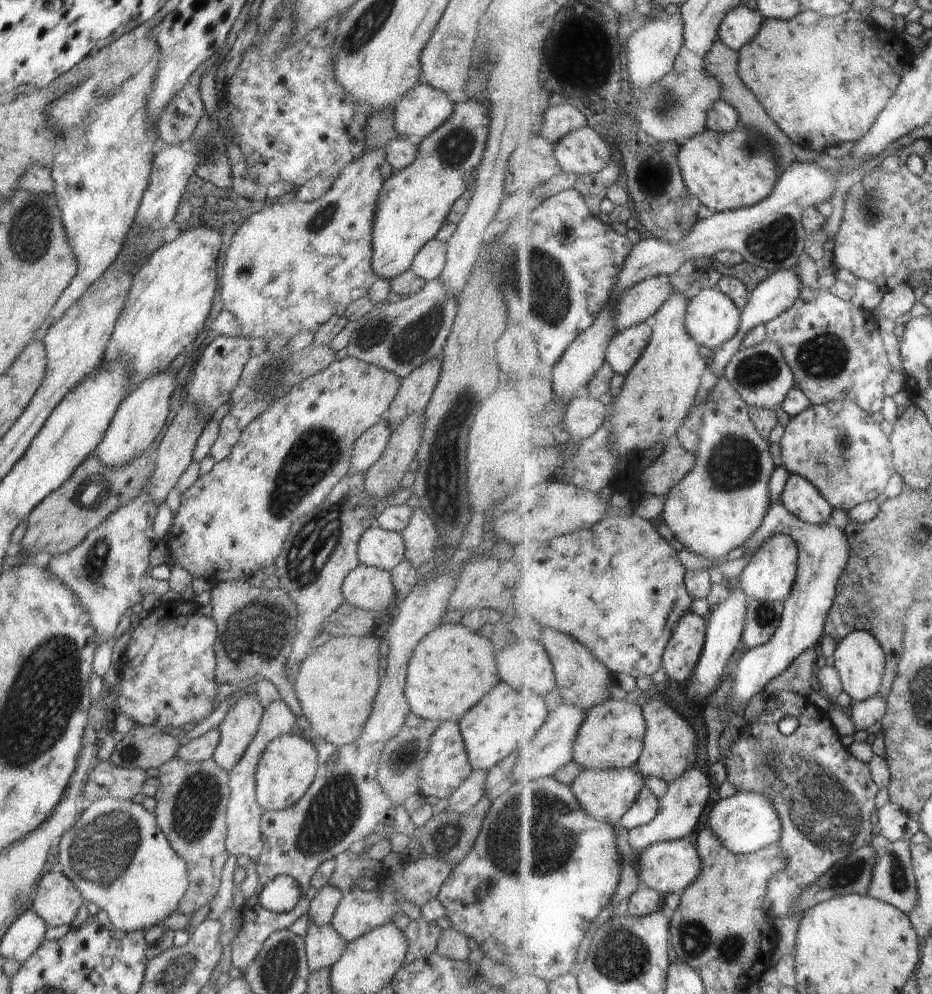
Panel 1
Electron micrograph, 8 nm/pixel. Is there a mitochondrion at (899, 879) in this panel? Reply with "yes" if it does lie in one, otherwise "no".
yes

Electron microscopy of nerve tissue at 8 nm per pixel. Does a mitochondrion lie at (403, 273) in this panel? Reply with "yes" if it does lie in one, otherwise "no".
no

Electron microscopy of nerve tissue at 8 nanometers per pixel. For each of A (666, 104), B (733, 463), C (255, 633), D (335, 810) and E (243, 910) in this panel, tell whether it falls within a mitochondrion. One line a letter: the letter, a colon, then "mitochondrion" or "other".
A: mitochondrion
B: mitochondrion
C: mitochondrion
D: mitochondrion
E: other

